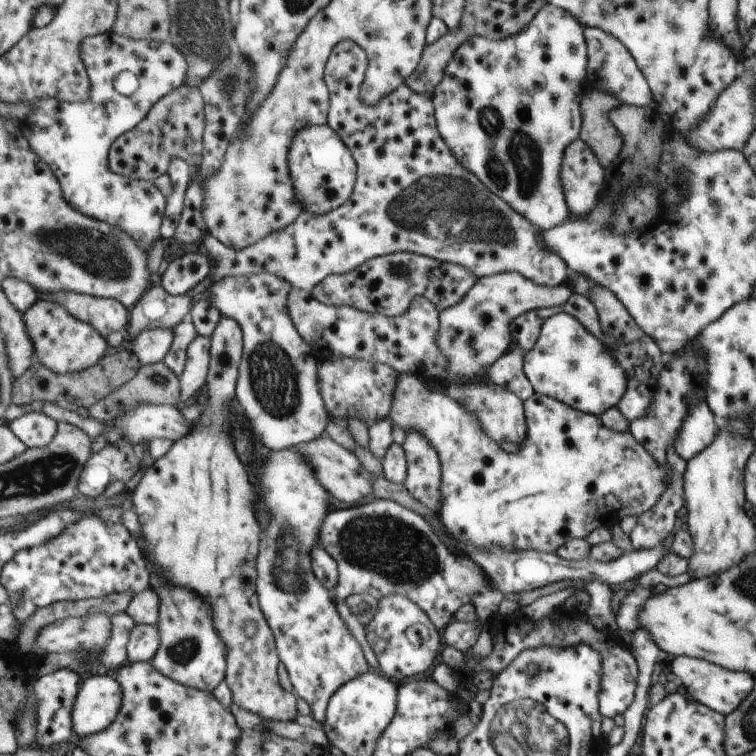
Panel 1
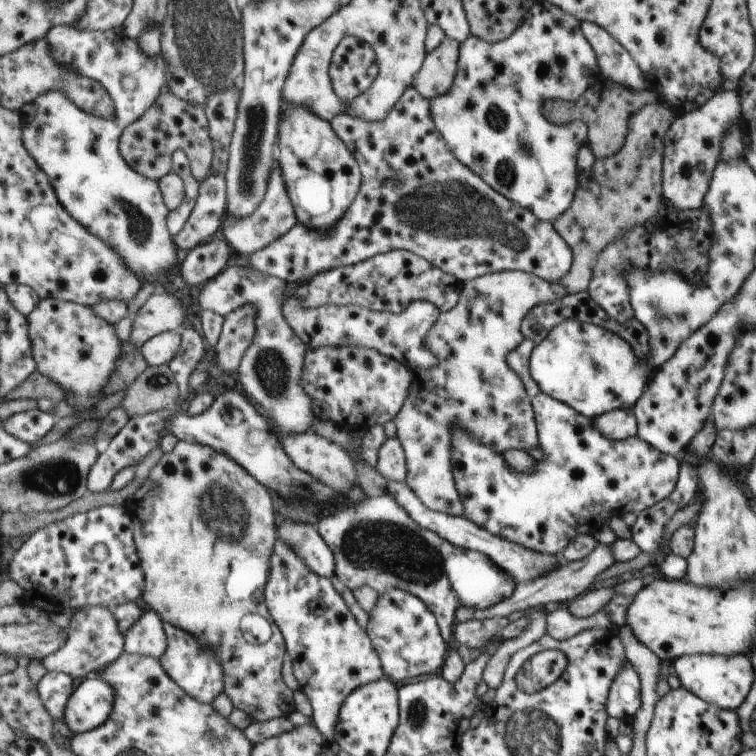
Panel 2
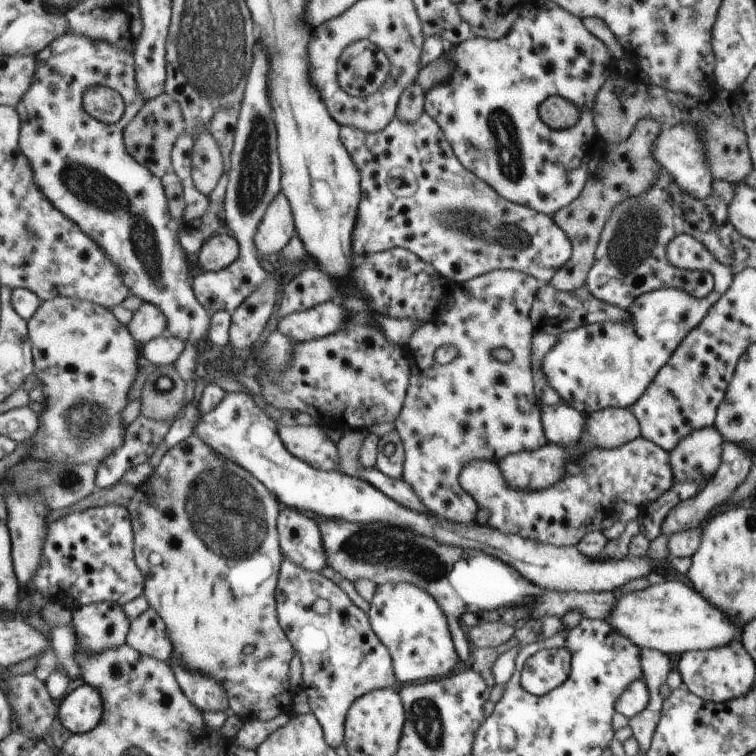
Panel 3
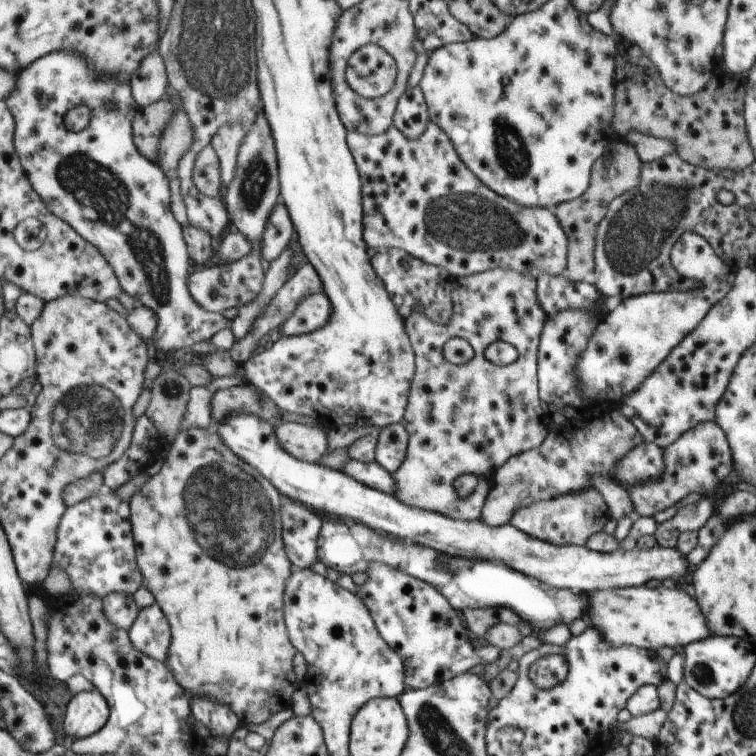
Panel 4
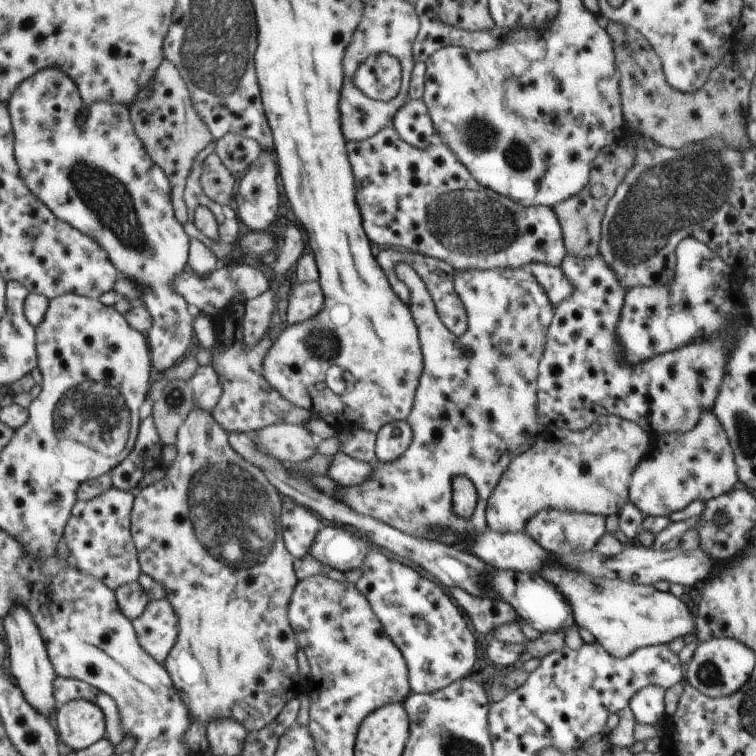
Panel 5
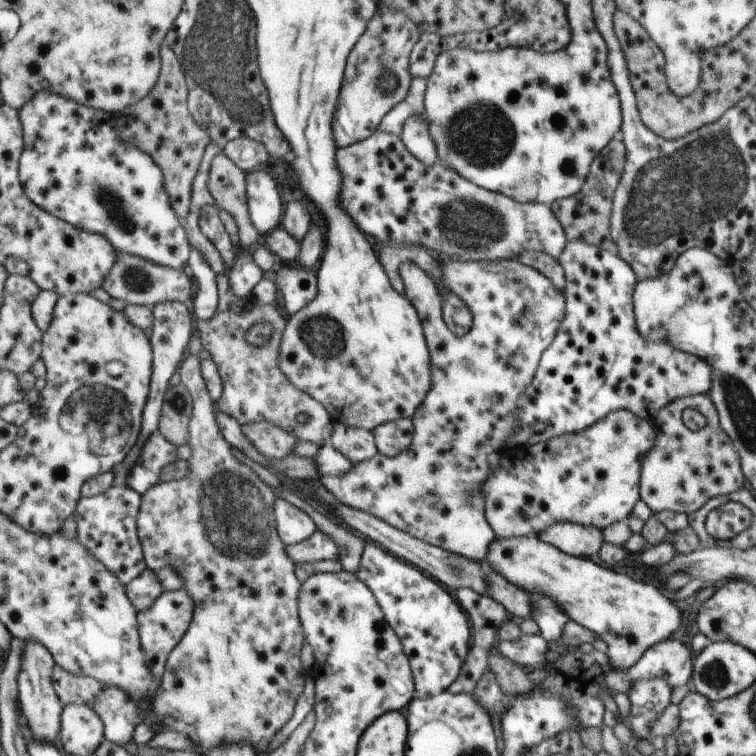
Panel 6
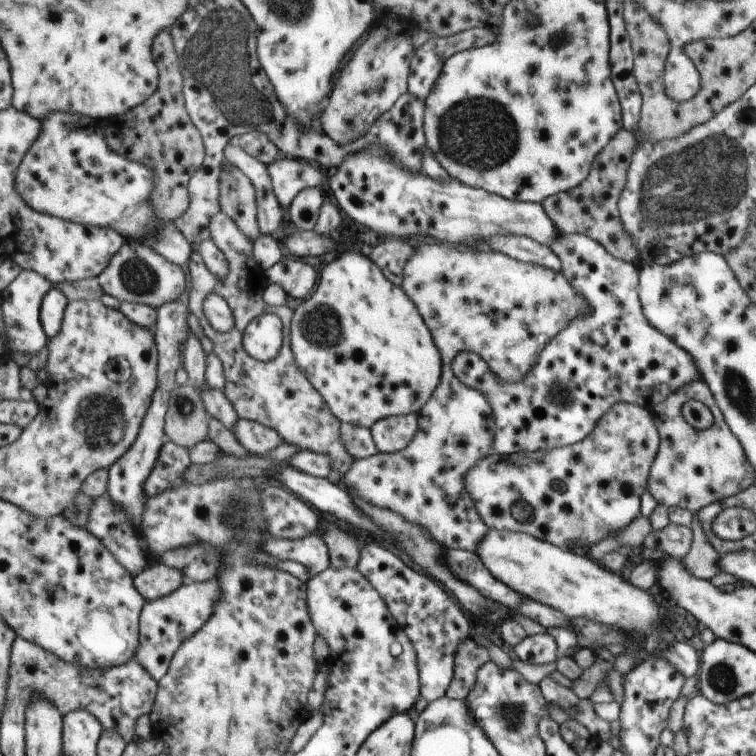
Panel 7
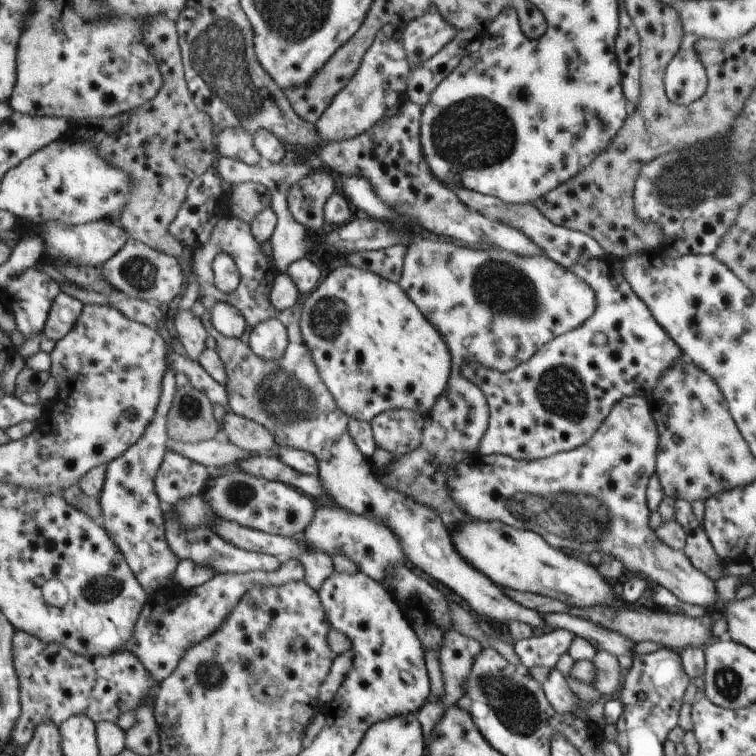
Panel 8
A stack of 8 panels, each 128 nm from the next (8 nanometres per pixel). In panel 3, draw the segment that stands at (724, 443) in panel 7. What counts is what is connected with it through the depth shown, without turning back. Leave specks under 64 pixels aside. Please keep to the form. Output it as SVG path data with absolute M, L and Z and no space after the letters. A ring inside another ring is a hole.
M711 426L684 437L668 452L674 484L677 482L703 482L719 468L721 438Z

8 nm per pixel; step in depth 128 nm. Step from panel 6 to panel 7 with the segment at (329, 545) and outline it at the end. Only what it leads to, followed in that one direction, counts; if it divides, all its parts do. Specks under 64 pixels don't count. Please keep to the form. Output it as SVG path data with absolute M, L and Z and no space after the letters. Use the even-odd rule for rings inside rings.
M314 532L300 539L267 538L263 550L277 560L293 560L315 576L329 566L329 548Z

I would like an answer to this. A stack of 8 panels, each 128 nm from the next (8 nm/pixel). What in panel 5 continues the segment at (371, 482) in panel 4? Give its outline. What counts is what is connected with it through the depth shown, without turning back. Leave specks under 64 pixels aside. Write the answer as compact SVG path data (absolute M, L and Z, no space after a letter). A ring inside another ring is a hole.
M337 450L331 456L326 475L340 486L353 486L363 482L369 476L369 472L371 472L370 465L359 462Z

